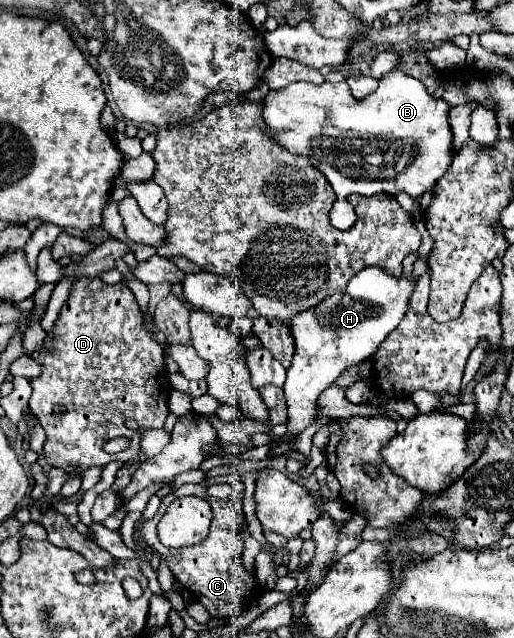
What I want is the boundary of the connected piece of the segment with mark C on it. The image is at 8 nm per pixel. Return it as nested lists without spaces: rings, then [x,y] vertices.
[[[209,480],[203,484],[185,484],[181,488],[177,488],[173,494],[165,496],[159,512],[145,522],[137,522],[135,524],[135,534],[139,534],[143,538],[143,542],[147,546],[151,546],[155,552],[159,552],[165,560],[169,570],[173,572],[173,576],[187,588],[193,592],[195,600],[201,602],[207,612],[213,618],[233,618],[237,614],[241,614],[241,598],[245,600],[249,590],[255,586],[255,578],[251,574],[241,574],[245,570],[243,566],[243,540],[241,536],[235,532],[235,528],[241,524],[241,502],[233,502],[233,500],[215,500],[211,498],[211,506],[213,506],[213,522],[211,522],[211,532],[207,536],[205,542],[197,544],[197,546],[187,546],[187,548],[167,548],[164,546],[157,534],[157,525],[161,516],[165,514],[169,502],[173,502],[179,496],[189,496],[189,494],[197,494],[197,496],[205,496],[205,486],[209,486]]]

